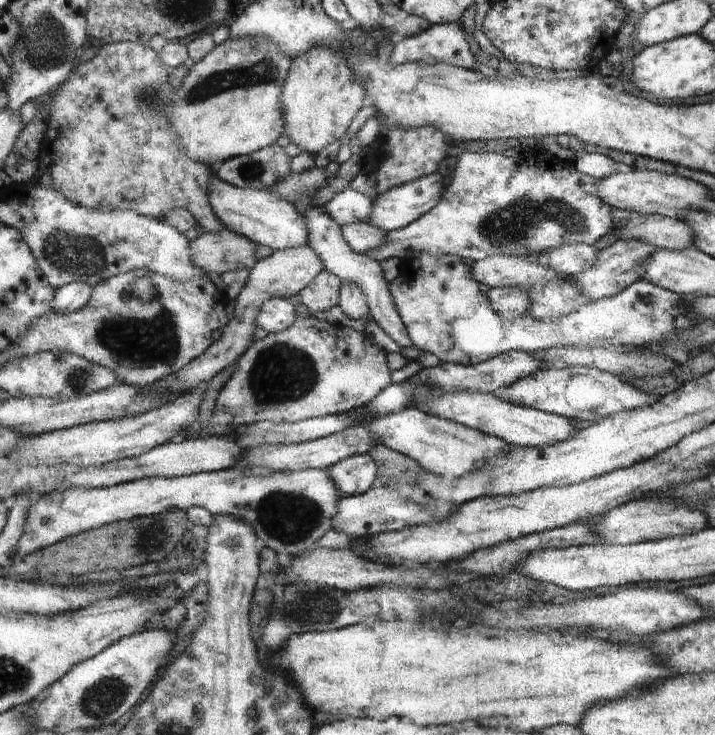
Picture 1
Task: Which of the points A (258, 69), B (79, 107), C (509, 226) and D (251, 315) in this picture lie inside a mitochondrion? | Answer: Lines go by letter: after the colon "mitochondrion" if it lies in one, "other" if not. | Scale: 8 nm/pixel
A: mitochondrion
B: other
C: mitochondrion
D: other

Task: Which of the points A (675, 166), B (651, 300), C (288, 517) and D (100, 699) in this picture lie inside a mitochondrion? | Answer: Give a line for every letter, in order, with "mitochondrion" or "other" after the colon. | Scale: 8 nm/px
A: other
B: mitochondrion
C: mitochondrion
D: mitochondrion

